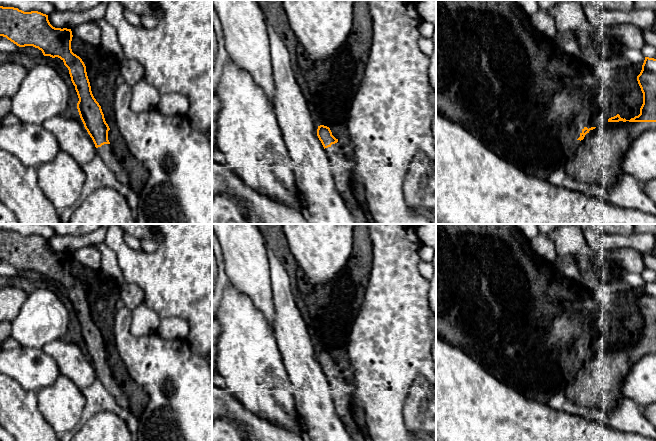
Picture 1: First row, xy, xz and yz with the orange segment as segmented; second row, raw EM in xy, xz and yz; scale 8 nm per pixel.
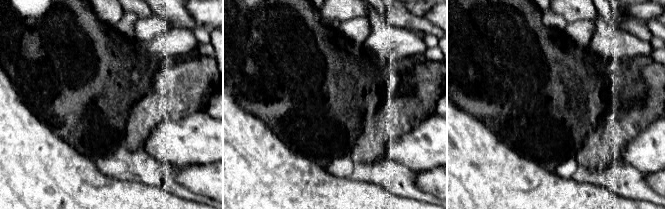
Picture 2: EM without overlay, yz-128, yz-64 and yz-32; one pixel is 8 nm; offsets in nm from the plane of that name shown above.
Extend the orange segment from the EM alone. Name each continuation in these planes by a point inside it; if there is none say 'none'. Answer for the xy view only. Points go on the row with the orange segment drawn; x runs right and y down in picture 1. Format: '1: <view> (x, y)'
1: xy (105, 152)

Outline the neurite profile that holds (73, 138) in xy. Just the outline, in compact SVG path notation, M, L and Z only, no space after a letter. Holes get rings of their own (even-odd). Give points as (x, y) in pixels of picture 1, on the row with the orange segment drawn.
M58 115L46 120L42 126L54 134L60 151L68 153L78 164L87 164L97 155L95 144L80 118Z

